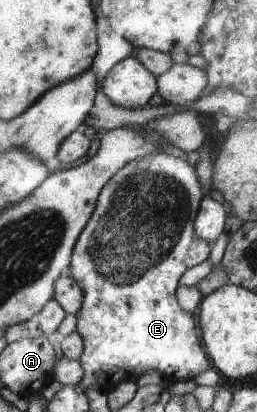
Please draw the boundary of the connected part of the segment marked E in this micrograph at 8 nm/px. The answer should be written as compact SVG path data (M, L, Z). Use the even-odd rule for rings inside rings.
M163 152L150 154L126 164L101 191L94 215L91 217L90 223L87 224L82 235L79 237L78 243L75 245L70 264L72 275L78 280L84 292L84 303L77 314L78 331L84 338L85 343L84 353L80 358L85 371L81 384L84 389L89 388L89 386L97 386L96 388L107 393L113 390L120 382L127 380L136 382L141 374L151 372L151 370L157 370L166 381L187 380L187 378L194 379L201 372L205 372L211 366L211 363L213 363L208 356L204 342L201 342L201 338L197 334L195 316L193 316L193 313L184 311L177 297L178 286L180 285L182 276L190 268L209 259L210 252L212 251L213 244L200 237L196 231L196 218L199 214L204 194L205 190L201 187L195 166L189 164L185 157L175 157Z

